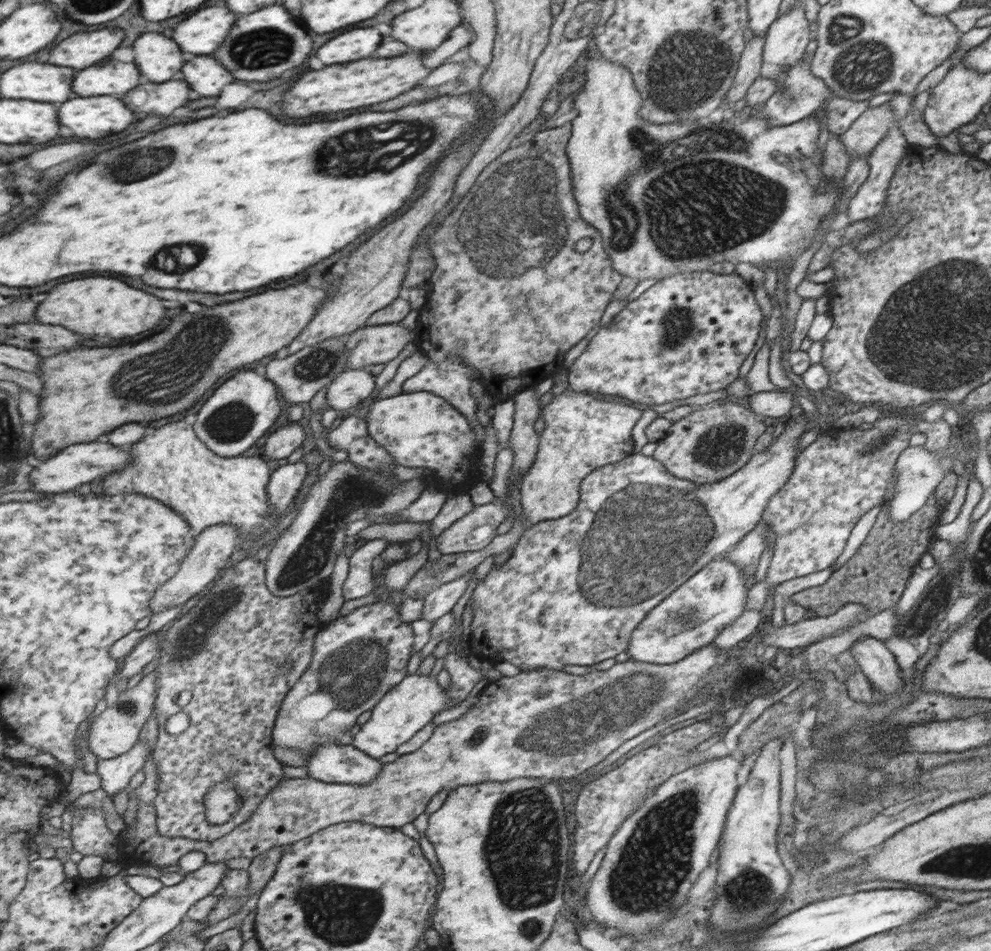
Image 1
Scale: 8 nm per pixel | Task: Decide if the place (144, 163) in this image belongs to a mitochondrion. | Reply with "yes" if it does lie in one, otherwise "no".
yes

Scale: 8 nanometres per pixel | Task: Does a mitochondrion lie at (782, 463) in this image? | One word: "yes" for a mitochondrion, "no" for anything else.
no

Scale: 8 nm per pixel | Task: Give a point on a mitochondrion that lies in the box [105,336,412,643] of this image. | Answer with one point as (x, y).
(354, 490)

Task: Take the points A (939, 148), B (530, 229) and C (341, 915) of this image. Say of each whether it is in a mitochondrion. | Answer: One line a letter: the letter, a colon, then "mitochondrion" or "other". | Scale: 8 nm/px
A: other
B: mitochondrion
C: mitochondrion

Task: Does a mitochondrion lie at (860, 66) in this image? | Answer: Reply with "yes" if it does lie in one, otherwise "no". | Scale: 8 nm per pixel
yes

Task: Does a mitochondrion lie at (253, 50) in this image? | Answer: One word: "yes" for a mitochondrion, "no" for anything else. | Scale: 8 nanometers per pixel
yes

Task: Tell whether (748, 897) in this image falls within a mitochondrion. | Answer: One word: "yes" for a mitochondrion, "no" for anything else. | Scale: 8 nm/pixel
yes

